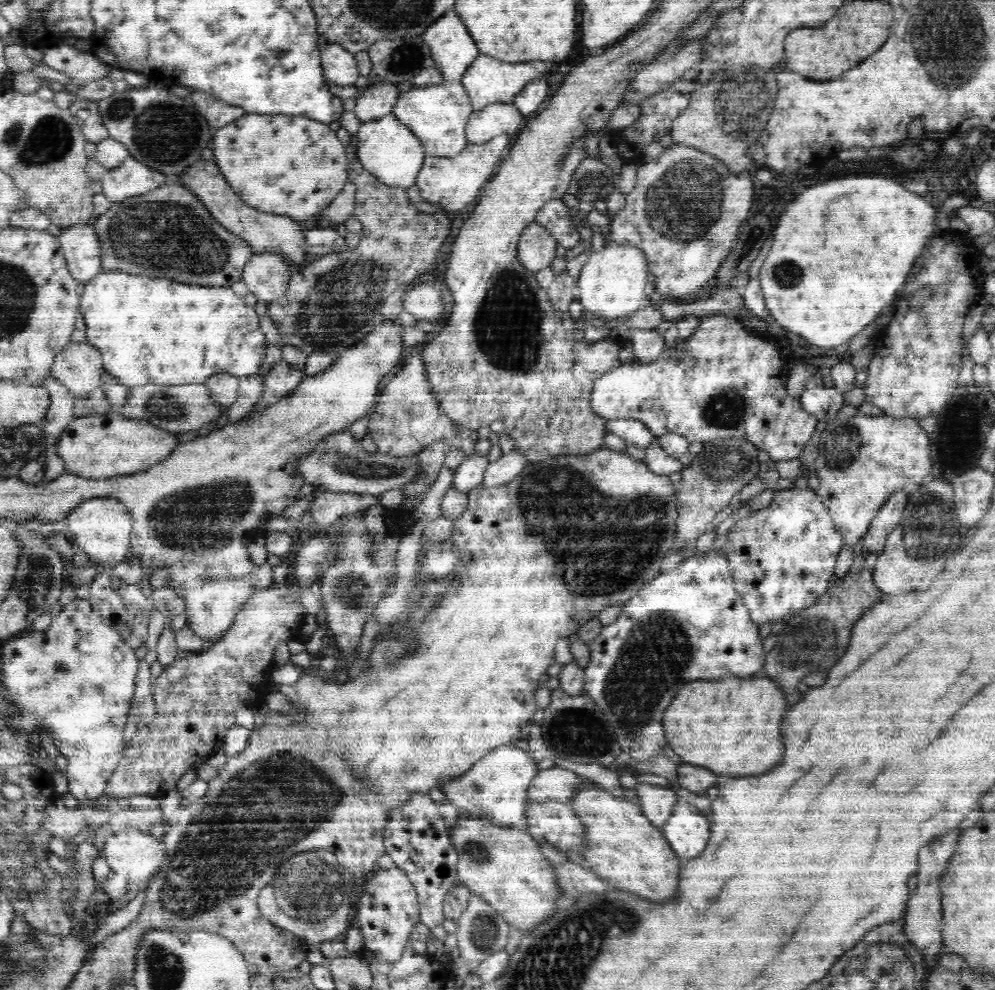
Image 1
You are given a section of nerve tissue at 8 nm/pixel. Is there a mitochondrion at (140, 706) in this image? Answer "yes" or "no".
yes

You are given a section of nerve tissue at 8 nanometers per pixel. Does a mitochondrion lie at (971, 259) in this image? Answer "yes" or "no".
no

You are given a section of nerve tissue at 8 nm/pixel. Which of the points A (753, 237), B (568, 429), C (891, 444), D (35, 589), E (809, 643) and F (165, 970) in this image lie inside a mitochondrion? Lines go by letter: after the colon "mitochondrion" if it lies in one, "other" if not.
A: mitochondrion
B: other
C: other
D: mitochondrion
E: mitochondrion
F: mitochondrion

